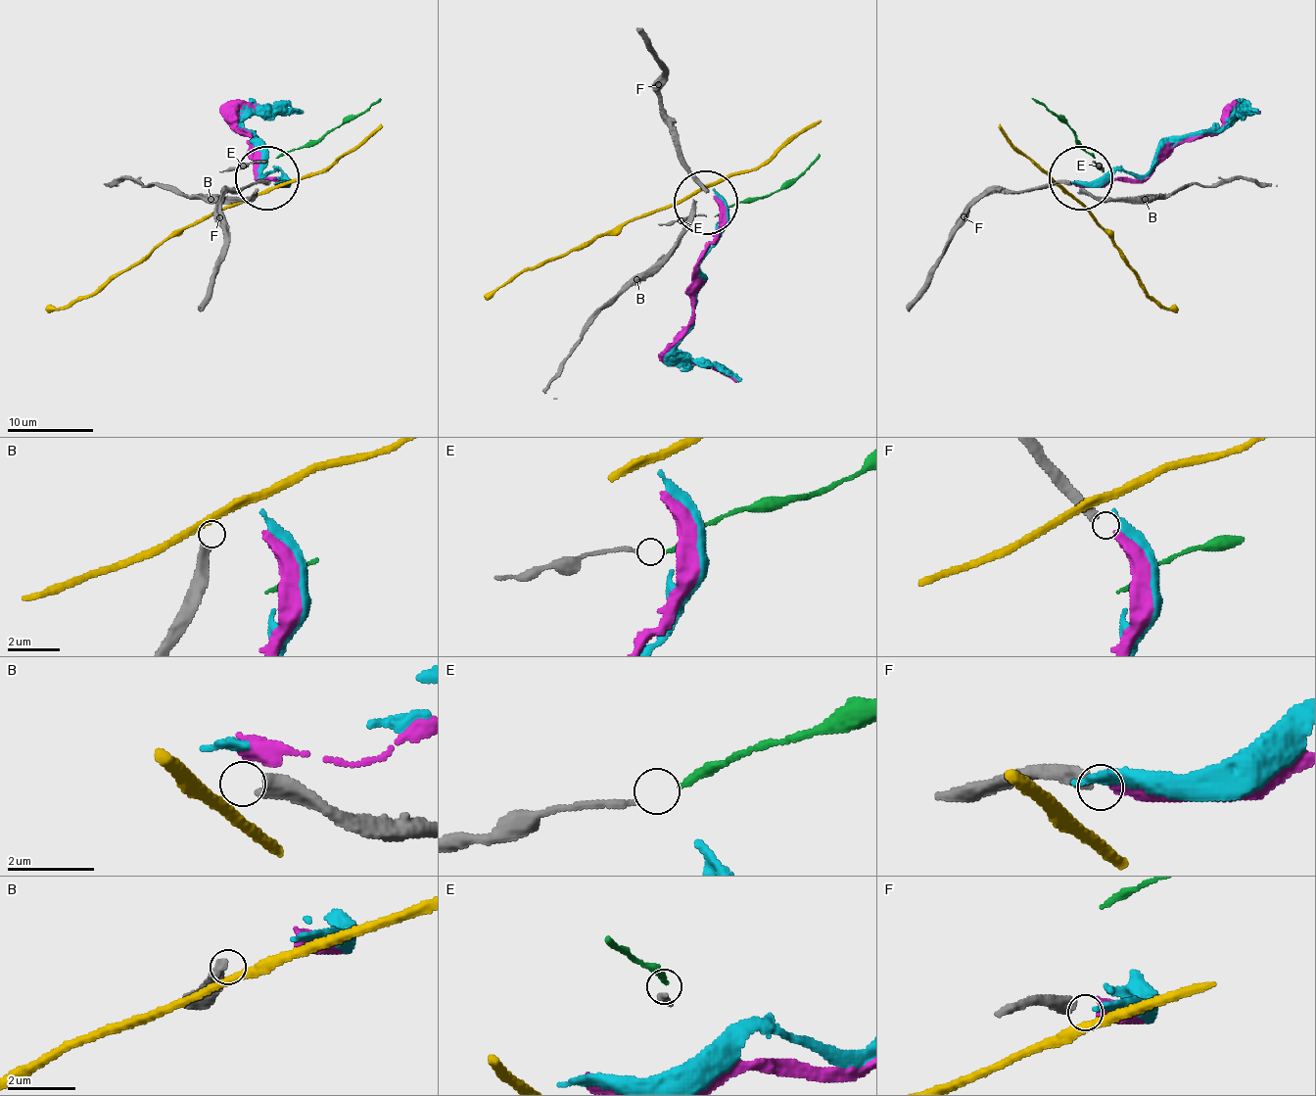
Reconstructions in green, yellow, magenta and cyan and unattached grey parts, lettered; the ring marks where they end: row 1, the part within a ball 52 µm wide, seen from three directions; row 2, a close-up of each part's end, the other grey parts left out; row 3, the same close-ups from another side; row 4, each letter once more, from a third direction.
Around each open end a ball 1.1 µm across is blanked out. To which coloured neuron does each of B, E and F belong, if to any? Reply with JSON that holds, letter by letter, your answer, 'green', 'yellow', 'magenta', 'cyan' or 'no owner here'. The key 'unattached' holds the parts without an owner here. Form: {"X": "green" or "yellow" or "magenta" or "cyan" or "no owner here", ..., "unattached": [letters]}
{"B": "no owner here", "E": "green", "F": "magenta", "unattached": ["B"]}

